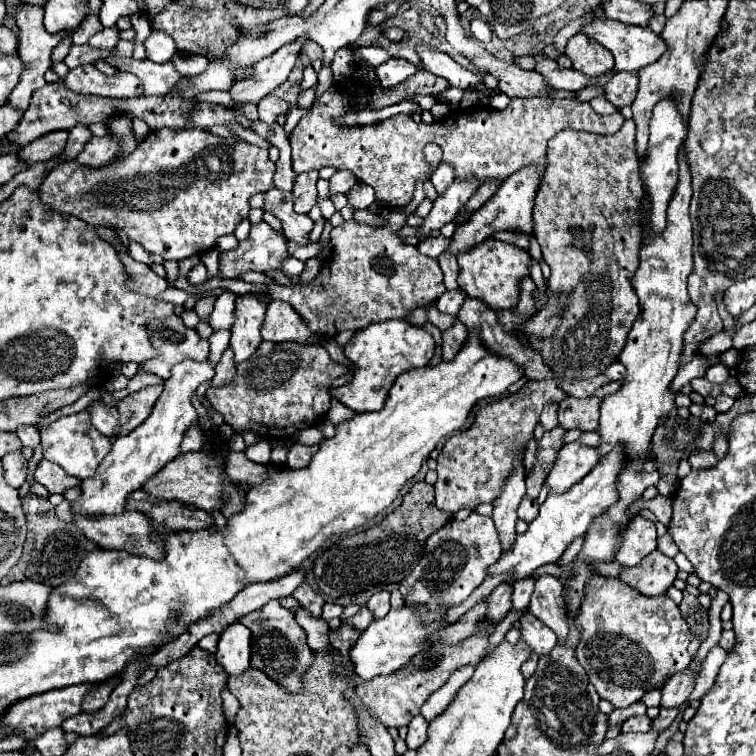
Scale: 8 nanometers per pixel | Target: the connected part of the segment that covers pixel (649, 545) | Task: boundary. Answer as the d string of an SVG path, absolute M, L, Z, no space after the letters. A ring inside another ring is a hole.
M637 514L631 518L629 526L623 532L623 544L619 546L615 560L623 566L637 566L655 548L657 548L655 522Z

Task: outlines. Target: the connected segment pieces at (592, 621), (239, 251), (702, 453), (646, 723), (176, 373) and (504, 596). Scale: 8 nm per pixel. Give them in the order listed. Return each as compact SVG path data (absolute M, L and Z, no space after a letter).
M597 576L587 584L577 626L583 630L577 660L585 668L589 682L597 688L597 694L615 708L639 702L645 692L661 688L691 662L687 652L691 630L677 604L665 594L647 598L619 578Z
M269 224L251 226L249 238L241 240L231 252L219 254L219 278L237 278L243 272L267 272L279 268L279 260L287 258L287 238Z
M693 450L693 454L689 454L689 464L691 468L711 468L717 462L717 456L713 450Z
M645 714L645 716L633 716L629 720L625 720L621 724L623 732L647 732L651 730L651 718Z
M209 360L203 362L179 362L171 368L171 378L165 380L163 392L157 398L151 416L137 426L127 436L117 436L113 440L111 452L99 464L95 476L81 482L81 498L73 508L81 514L119 514L123 512L125 500L133 490L139 490L147 478L157 474L167 462L179 454L179 444L189 426L199 422L199 414L191 404L191 396L197 386L209 382L215 376L215 364Z
M499 584L489 596L487 596L487 614L485 620L491 624L499 624L507 612L511 610L511 586Z

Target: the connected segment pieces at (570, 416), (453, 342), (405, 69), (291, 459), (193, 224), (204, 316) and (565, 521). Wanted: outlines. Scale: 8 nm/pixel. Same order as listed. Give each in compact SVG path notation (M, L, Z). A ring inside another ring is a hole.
M565 398L559 404L559 426L565 430L577 428L581 432L593 432L599 426L599 402L601 398Z
M455 322L451 328L447 328L443 334L443 344L441 344L441 350L443 350L443 360L451 360L459 348L463 346L465 338L467 338L467 326L463 326L463 322Z
M389 58L387 62L383 62L381 66L375 68L375 74L383 88L397 86L399 82L403 82L405 78L409 78L415 72L417 72L417 66L405 58Z
M293 444L289 448L289 454L287 454L287 466L289 468L305 468L305 466L309 466L309 460L315 454L315 450L317 450L317 446Z
M163 128L139 142L135 152L127 158L99 170L79 166L73 160L55 166L43 180L39 198L47 208L59 214L77 216L91 226L119 228L131 240L143 244L147 252L159 254L163 260L183 260L193 254L203 254L215 246L219 236L231 234L237 222L247 218L249 198L273 188L273 172L275 164L269 160L265 148L235 138L221 138L199 128Z
M205 296L205 298L197 300L197 304L195 304L195 312L197 312L197 316L199 316L203 322L209 320L211 310L213 310L213 304L215 304L215 296Z
M615 446L607 456L599 460L599 464L587 474L581 482L577 482L571 490L563 494L551 494L539 508L539 516L529 522L529 528L525 534L519 534L513 542L513 546L487 568L489 576L495 574L511 574L513 582L533 576L533 572L539 566L557 562L559 556L567 550L567 546L583 536L587 532L587 526L591 524L591 518L599 516L599 512L605 512L613 502L617 502L617 488L615 488L615 474L619 472L619 466L623 466L623 446Z

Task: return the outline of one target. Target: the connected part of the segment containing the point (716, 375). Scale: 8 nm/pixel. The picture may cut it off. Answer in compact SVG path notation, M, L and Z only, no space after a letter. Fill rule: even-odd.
M721 362L709 366L709 368L707 368L707 374L705 374L705 378L707 378L709 382L713 382L713 384L721 384L721 382L725 382L727 376L729 376L729 372L727 372L727 368L725 368Z

